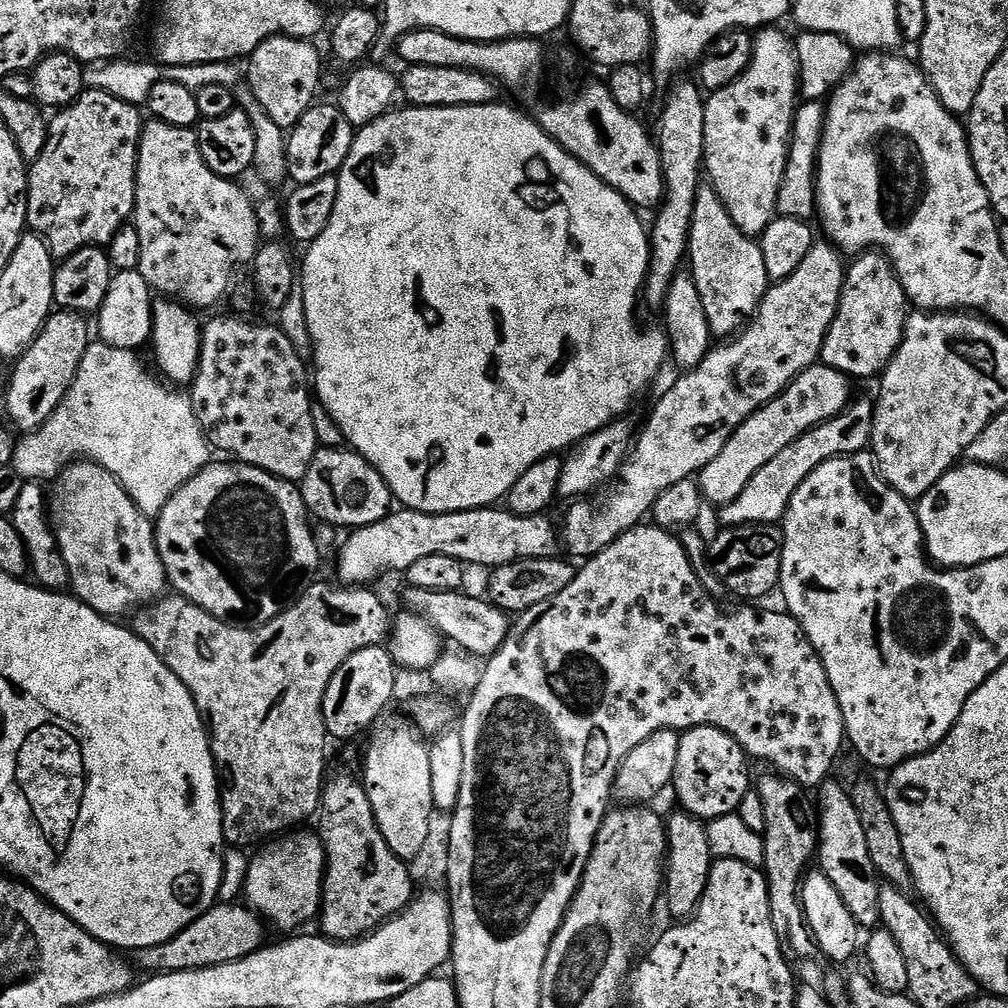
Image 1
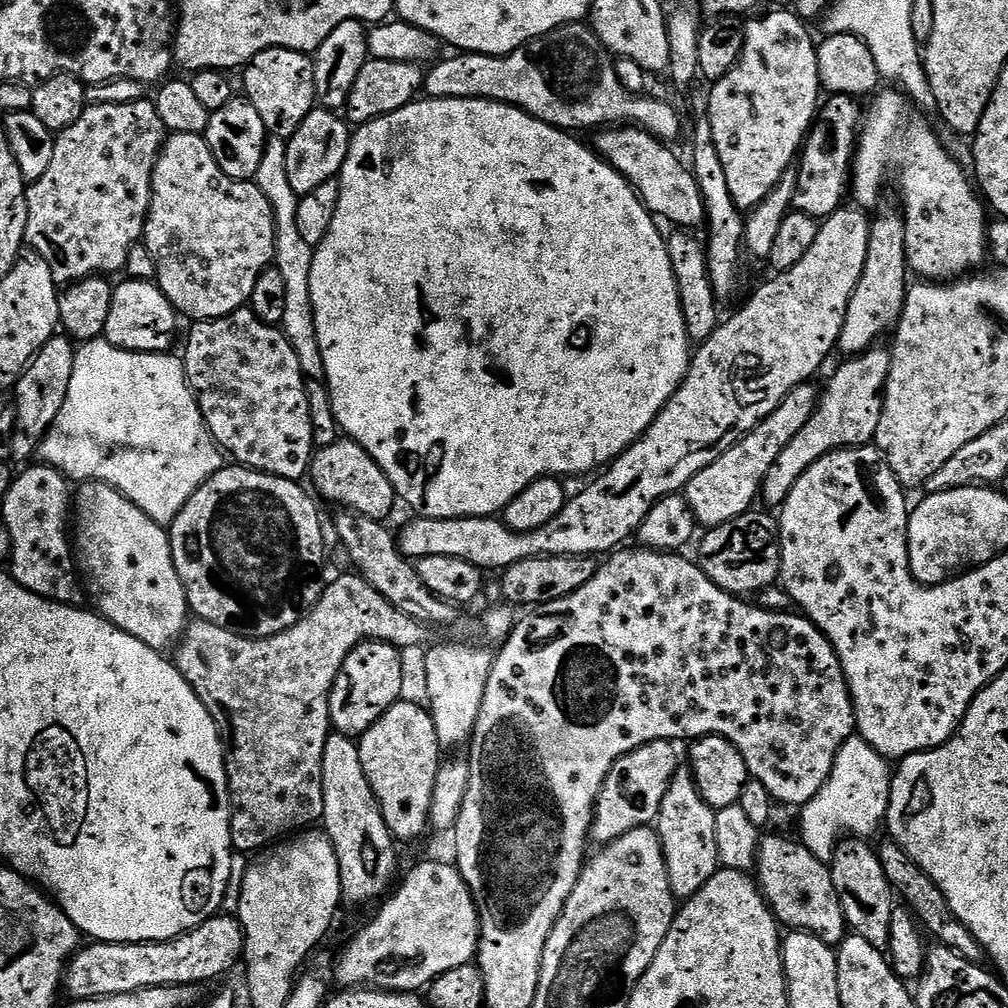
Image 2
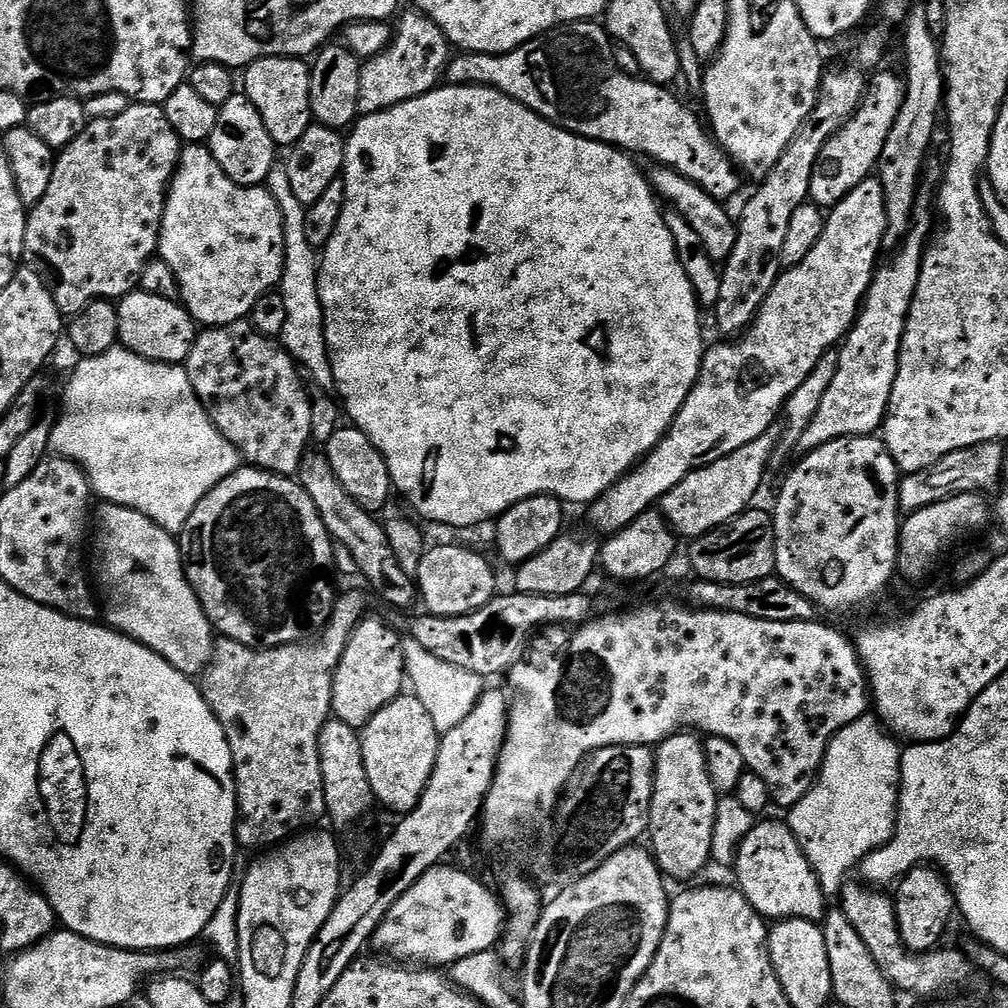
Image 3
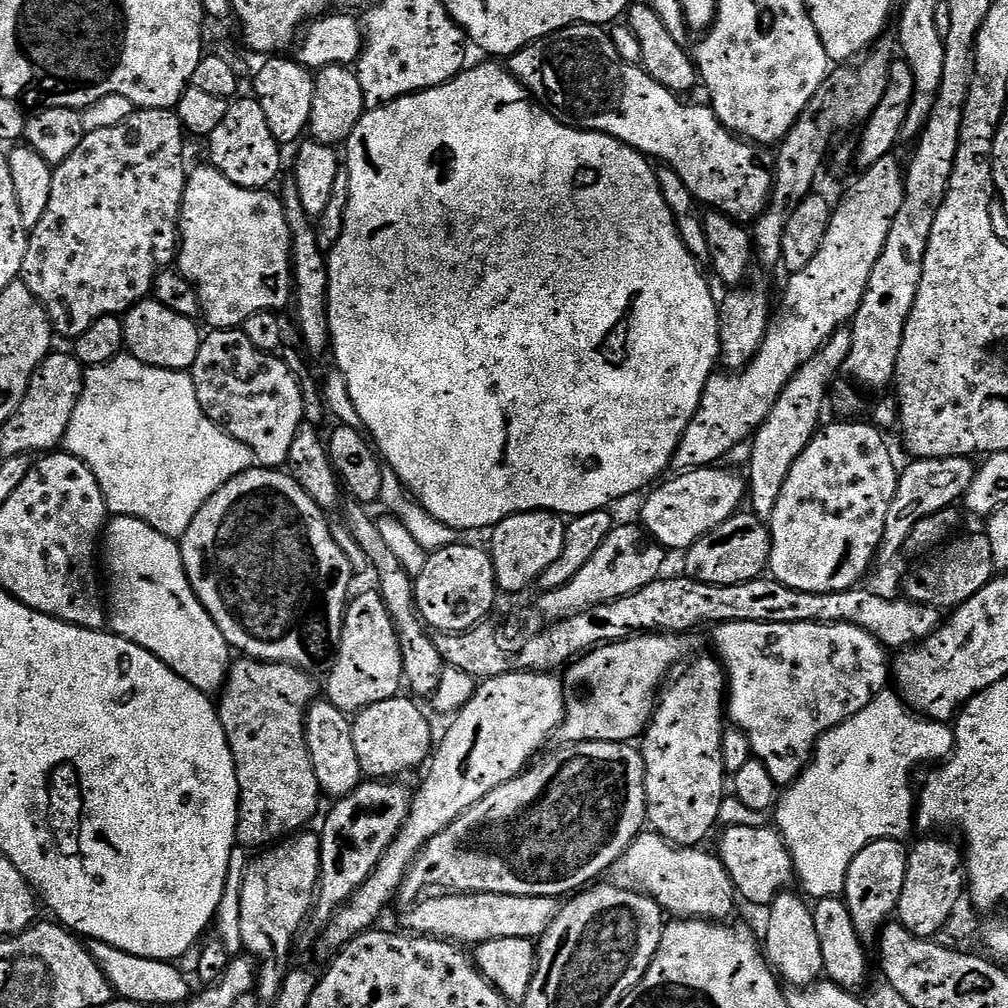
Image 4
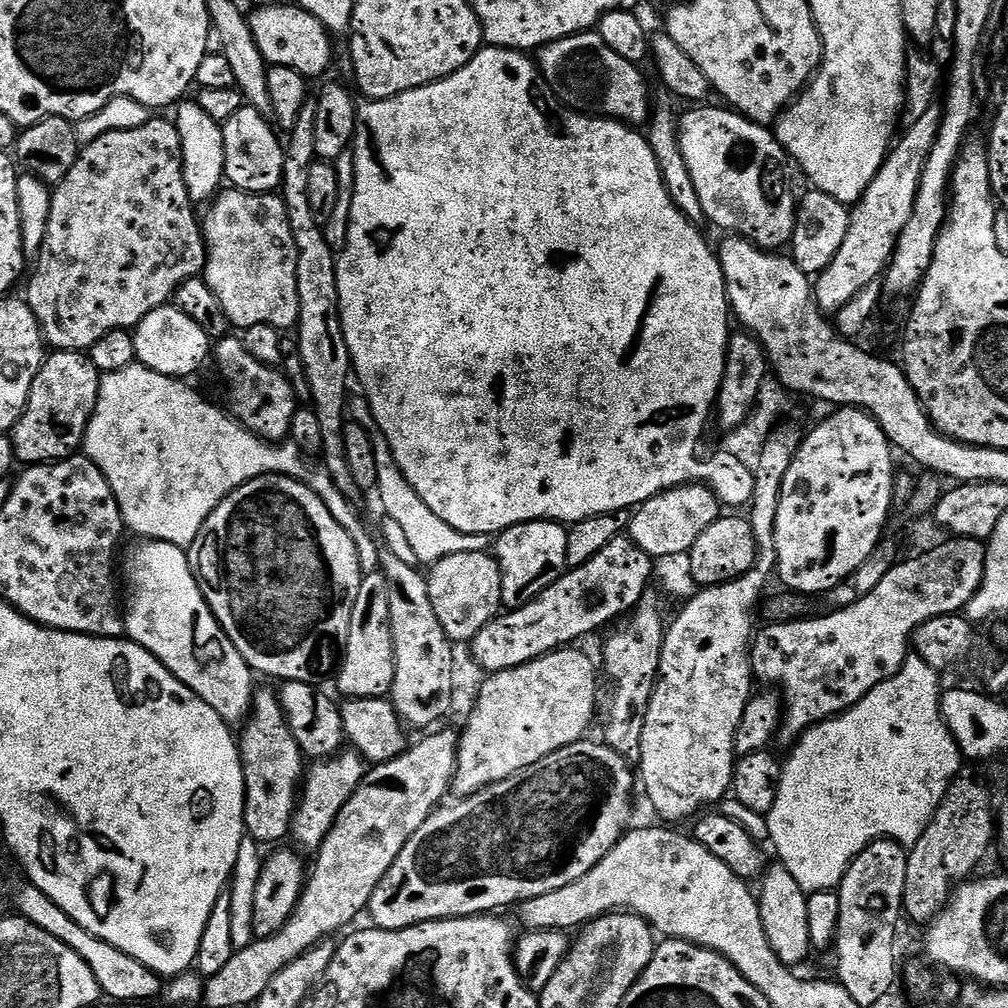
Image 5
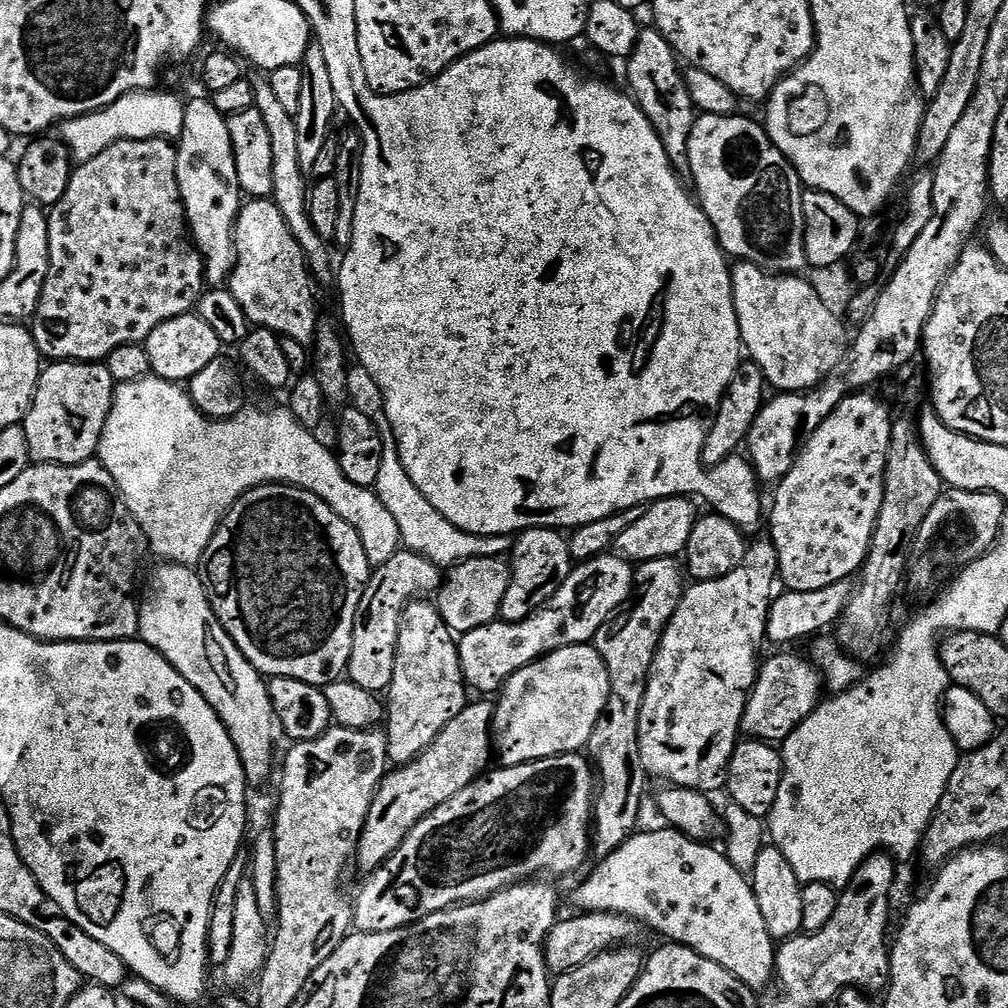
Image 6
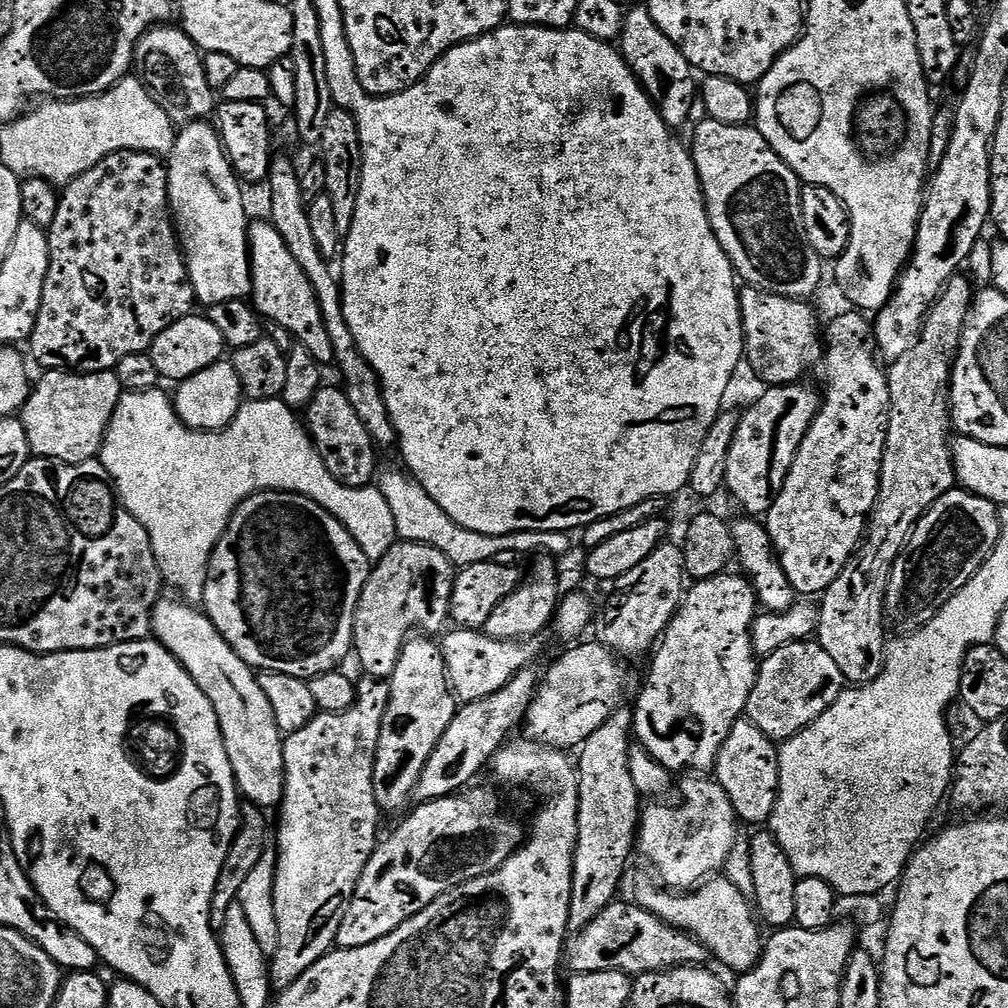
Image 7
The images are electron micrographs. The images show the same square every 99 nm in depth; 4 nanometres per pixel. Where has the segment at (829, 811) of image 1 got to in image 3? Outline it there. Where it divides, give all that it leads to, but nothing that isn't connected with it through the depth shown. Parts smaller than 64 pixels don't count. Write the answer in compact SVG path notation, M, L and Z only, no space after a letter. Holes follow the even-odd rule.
M845 883L838 893L838 908L849 919L850 925L857 930L859 937L866 942L870 955L882 974L889 980L893 988L901 993L913 992L916 996L940 996L952 987L960 986L974 976L974 969L968 963L963 951L944 952L912 952L902 942L902 934L898 930L896 906L891 895L883 896L880 890L873 890L867 883ZM868 888L869 889L868 889ZM876 891L876 892L871 892ZM904 991L904 992L903 992Z

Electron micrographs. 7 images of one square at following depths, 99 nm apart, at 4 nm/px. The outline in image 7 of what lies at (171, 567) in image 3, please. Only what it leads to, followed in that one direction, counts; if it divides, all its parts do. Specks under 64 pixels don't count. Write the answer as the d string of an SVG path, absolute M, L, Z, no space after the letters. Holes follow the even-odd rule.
M162 598L156 603L152 611L155 639L210 698L241 797L257 808L275 809L284 797L284 740L278 722L274 722L274 710L270 710L270 702L262 694L257 673L238 658L208 615L183 599L175 599Z

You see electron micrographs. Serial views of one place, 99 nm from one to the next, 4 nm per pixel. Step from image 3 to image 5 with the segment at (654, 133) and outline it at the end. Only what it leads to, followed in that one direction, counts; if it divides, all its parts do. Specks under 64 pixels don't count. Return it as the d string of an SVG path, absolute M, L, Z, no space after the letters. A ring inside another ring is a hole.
M599 31L576 32L561 40L555 40L539 49L538 72L544 80L560 95L561 105L569 109L587 114L592 118L607 118L620 120L625 126L643 125L650 116L650 103L648 104L648 84L644 81L641 69L635 64L626 62L626 58L614 54L606 42L602 42ZM692 106L688 113L681 115L678 120L680 129L680 149L682 150L682 158L686 158L686 170L690 170L690 178L694 178L694 187L698 189L698 198L702 198L702 210L705 217L709 221L713 220L720 228L725 228L723 231L728 234L742 236L750 243L758 248L765 250L780 250L780 248L789 243L794 234L794 222L796 221L796 206L798 203L797 193L792 193L792 184L788 181L788 164L790 165L790 157L784 151L779 140L776 138L775 131L771 127L755 124L752 120L747 120L741 116L739 112L727 107L719 106L720 108L704 108L708 106Z

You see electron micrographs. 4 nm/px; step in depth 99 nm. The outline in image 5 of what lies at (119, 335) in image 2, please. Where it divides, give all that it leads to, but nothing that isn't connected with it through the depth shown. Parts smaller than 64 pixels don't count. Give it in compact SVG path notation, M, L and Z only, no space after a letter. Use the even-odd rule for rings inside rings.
M175 306L150 310L150 314L146 314L142 322L138 322L138 326L132 332L132 337L137 361L163 376L192 378L188 376L194 375L207 360L208 363L210 360L208 335Z

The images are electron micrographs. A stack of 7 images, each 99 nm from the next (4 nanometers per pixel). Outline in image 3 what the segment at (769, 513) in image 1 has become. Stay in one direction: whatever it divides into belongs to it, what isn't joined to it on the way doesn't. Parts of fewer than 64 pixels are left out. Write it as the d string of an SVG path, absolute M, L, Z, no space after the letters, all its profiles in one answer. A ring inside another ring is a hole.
M927 190L917 192L912 228L899 248L889 255L892 257L888 261L885 259L872 277L872 285L864 297L856 322L839 349L838 371L834 373L834 379L830 381L814 418L810 418L810 426L806 426L802 434L798 445L801 453L818 450L818 446L826 446L826 442L834 442L838 438L871 436L881 431L884 416L888 413L890 394L894 390L894 378L898 378L904 327L914 302L914 290L918 286L924 253L930 244L932 216L934 220L933 193L931 196Z

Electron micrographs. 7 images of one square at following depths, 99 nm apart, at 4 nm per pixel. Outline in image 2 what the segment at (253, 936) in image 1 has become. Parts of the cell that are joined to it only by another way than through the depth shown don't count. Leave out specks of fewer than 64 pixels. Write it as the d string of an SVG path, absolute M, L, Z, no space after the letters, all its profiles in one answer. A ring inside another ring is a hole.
M217 914L173 940L155 940L145 944L92 942L89 948L81 947L68 961L63 987L72 1000L93 1000L150 986L203 986L207 980L224 976L236 963L241 963L244 939L244 928L235 915Z

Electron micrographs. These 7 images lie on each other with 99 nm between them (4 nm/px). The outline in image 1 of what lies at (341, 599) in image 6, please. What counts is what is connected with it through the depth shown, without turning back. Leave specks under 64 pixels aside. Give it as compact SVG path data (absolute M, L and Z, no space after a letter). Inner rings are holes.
M224 462L228 464L209 463L197 476L190 478L180 487L173 496L168 499L166 506L155 517L154 531L156 534L156 549L162 558L164 575L167 583L172 584L179 595L186 597L190 602L194 602L206 614L218 618L224 624L233 624L235 628L257 628L266 626L278 614L282 614L292 604L296 604L304 597L304 591L317 579L316 571L320 568L320 548L316 545L316 540L312 537L312 528L308 525L310 513L304 506L304 499L300 496L300 489L295 483L280 480L276 476L271 476L261 468L252 468L248 464L239 462Z

